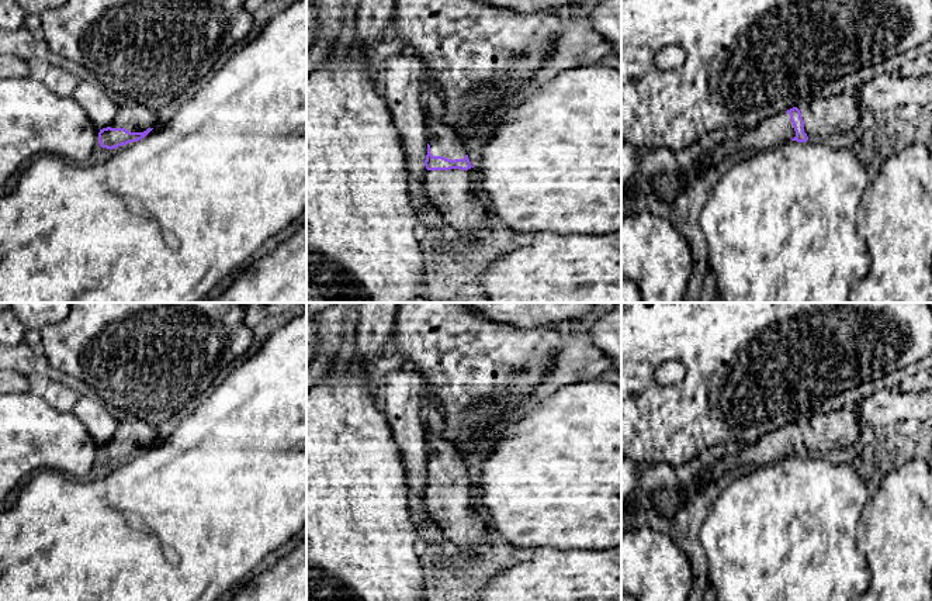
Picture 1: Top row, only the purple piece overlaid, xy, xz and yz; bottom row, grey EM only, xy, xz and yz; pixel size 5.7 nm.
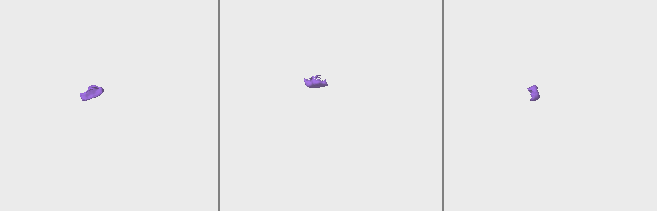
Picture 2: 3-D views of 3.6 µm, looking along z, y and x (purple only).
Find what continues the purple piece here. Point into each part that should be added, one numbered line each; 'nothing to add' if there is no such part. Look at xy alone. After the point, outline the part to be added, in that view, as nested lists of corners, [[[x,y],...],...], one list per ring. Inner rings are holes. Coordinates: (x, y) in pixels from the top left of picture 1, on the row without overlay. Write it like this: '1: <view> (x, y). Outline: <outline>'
1: xy (132, 432). Outline: [[[127,417],[117,428],[111,443],[125,443],[129,448],[143,448],[148,443],[157,442],[163,429],[150,426],[139,419]]]

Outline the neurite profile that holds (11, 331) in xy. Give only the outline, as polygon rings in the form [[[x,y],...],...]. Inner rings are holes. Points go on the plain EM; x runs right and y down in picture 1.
[[[11,310],[0,311],[0,343],[17,345],[24,341],[27,327]]]

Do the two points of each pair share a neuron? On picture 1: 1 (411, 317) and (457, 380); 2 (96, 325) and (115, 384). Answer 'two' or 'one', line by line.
1: one
2: one

